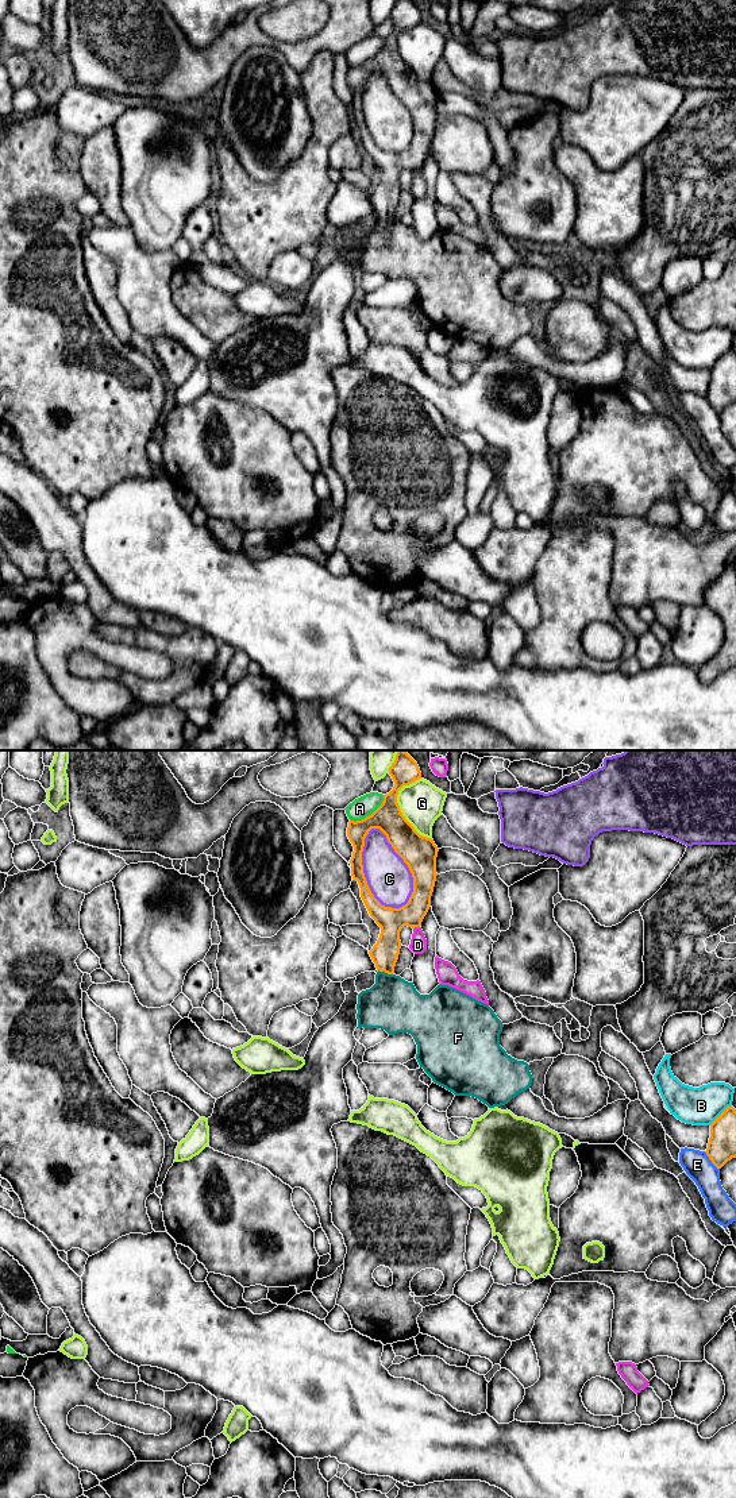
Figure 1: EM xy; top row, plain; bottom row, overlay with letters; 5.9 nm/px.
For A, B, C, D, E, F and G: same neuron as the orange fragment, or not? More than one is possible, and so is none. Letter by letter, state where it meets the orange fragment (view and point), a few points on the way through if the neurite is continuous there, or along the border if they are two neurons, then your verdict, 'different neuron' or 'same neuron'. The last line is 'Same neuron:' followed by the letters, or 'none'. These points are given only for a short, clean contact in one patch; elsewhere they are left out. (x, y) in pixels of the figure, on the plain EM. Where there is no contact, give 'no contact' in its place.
A: xy (369, 60) | different neuron
B: xy (721, 358) | different neuron
C: xy (363, 119) | different neuron
D: xy (416, 170) | different neuron
E: xy (711, 404) | different neuron
F: xy (385, 216) | across xy (385, 197), (385, 216), (385, 226), (393, 248) | same neuron
G: xy (399, 53) | different neuron
Same neuron: F

